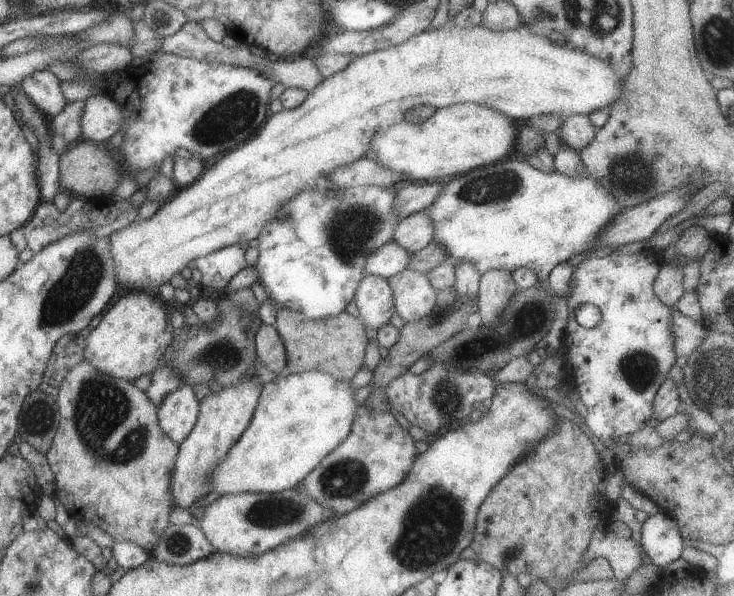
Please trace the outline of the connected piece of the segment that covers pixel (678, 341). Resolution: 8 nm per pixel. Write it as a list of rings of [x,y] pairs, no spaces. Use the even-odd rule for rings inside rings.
[[[676,308],[671,314],[671,332],[674,335],[674,348],[677,356],[688,356],[694,349],[702,344],[707,335],[708,328],[702,322],[680,313]]]

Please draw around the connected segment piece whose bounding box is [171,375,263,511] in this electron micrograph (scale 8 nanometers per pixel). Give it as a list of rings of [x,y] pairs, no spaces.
[[[246,376],[238,385],[224,387],[219,394],[212,393],[199,401],[198,420],[186,440],[179,444],[172,475],[171,491],[177,506],[192,511],[194,502],[202,500],[204,496],[213,491],[213,482],[209,477],[248,428],[254,416],[262,387],[263,384],[258,377]]]

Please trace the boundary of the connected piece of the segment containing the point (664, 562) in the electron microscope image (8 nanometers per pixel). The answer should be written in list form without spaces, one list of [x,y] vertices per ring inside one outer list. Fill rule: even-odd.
[[[662,510],[642,524],[640,540],[643,551],[660,570],[678,560],[686,545],[678,521]]]

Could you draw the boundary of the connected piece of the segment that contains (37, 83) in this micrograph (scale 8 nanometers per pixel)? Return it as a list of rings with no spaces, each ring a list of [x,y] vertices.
[[[44,69],[25,76],[20,86],[48,118],[53,118],[63,111],[67,103],[60,83],[61,80],[55,74]]]

